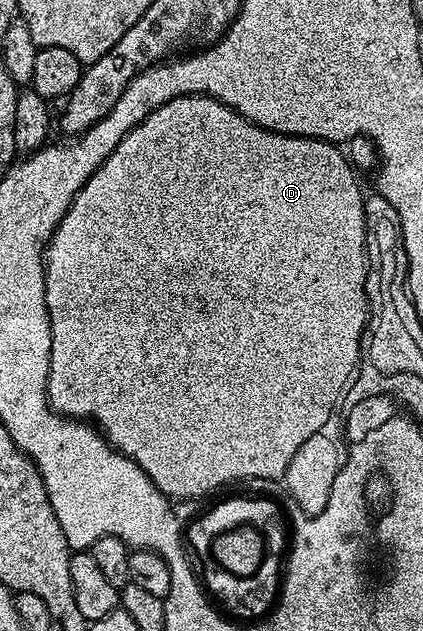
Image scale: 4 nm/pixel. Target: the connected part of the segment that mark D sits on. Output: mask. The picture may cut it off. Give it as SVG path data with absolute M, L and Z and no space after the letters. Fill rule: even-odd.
M182 95L173 101L165 101L161 109L153 109L153 113L149 113L149 117L141 121L141 125L137 125L132 131L125 133L125 137L121 137L121 145L117 145L117 149L109 153L109 157L100 165L97 173L93 173L93 177L85 181L85 185L69 205L65 217L61 217L57 229L51 235L50 243L47 244L43 276L45 303L51 322L47 402L51 404L52 411L68 419L90 421L94 424L116 451L134 461L150 477L153 485L157 485L159 492L172 501L195 499L198 495L207 495L215 490L218 492L240 481L282 480L289 467L291 452L295 451L295 447L301 447L303 442L307 441L307 435L315 431L323 420L327 420L327 413L335 401L335 396L343 387L343 380L347 379L348 372L351 372L352 364L355 364L359 331L363 326L364 298L367 295L367 230L363 208L365 191L359 188L358 177L360 178L351 160L336 144L325 139L306 139L304 135L282 135L280 131L259 127L256 123L250 123L240 111L208 95Z

